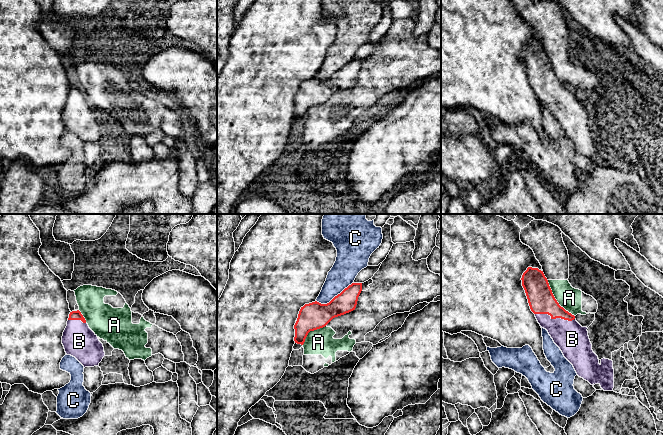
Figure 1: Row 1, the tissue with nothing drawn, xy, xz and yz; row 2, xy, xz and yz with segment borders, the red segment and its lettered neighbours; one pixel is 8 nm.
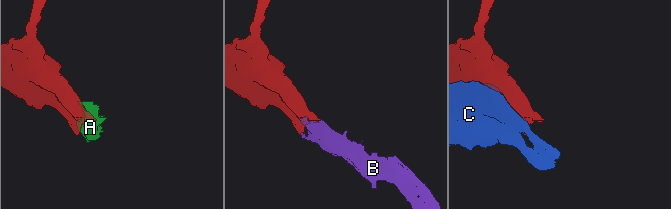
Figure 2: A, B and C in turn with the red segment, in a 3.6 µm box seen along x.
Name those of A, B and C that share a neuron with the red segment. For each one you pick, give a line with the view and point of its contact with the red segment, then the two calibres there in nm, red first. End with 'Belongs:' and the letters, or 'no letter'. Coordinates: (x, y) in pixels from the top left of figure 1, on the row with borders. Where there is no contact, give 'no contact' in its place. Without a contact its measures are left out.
B: meets red in yz at (555, 318); 220 nm thick on the red side, 260 nm on the other
Belongs: B

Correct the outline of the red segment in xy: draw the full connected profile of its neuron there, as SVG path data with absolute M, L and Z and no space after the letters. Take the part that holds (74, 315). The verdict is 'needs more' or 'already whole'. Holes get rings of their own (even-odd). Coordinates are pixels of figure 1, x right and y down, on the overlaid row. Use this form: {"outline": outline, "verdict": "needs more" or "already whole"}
{"outline": "M79 310L70 312L62 344L66 354L75 357L84 368L98 366L105 356L103 344Z", "verdict": "needs more"}

